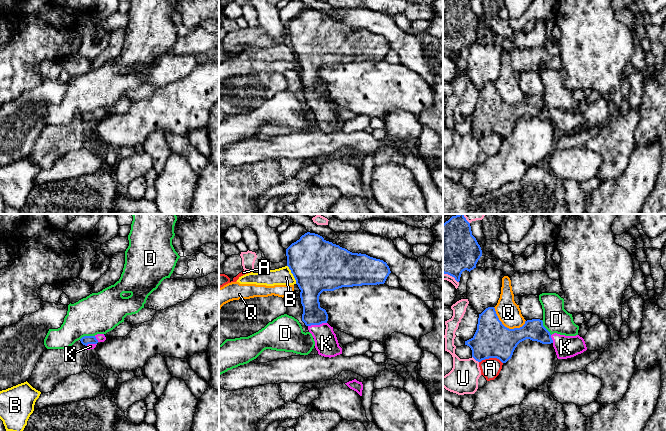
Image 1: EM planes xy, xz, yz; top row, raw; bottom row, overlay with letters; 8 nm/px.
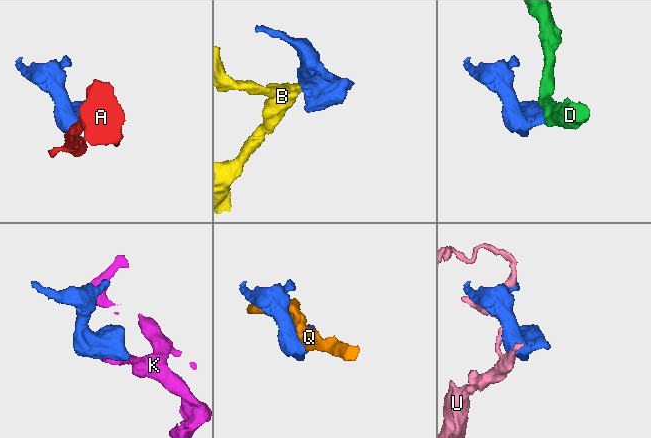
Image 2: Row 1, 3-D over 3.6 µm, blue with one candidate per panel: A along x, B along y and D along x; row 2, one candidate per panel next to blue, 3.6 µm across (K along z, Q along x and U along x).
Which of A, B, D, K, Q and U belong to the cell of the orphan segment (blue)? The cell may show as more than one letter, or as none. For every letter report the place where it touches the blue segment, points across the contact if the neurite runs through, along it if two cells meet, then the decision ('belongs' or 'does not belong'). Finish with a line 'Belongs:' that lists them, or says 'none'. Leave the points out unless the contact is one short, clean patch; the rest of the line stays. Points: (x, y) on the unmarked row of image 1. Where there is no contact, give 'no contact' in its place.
A: contact yz (491, 133); does not belong
B: contact xz (292, 49); border xz (287, 41), (296, 59); does not belong
D: contact xy (86, 112); does not belong
K: contact xz (317, 100); way xz (313, 90), (317, 100), (323, 109), (326, 119); belongs
Q: contact yz (506, 103); does not belong
U: contact yz (475, 135); does not belong
Belongs: K

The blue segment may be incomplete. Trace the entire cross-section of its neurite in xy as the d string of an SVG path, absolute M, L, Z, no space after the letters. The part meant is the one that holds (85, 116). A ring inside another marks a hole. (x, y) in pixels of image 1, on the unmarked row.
M97 110L95 112L84 112L80 115L81 119L86 122L87 126L94 125L98 118L104 118L106 113L104 110Z

